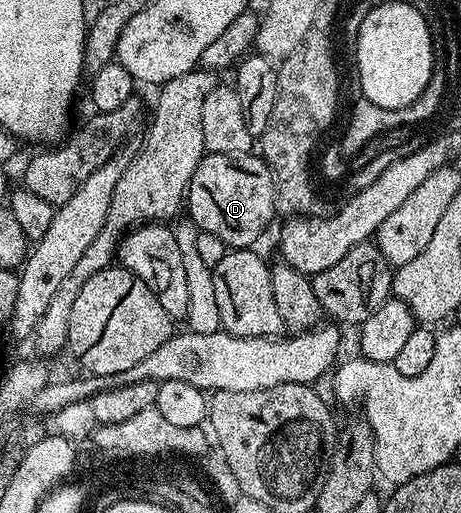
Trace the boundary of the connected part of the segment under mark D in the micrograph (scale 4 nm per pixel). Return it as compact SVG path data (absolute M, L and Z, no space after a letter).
M205 153L188 185L186 195L187 217L196 225L197 231L218 236L228 248L252 248L264 234L264 229L272 222L272 213L277 213L276 182L272 179L272 169L263 158L255 153L209 154Z

